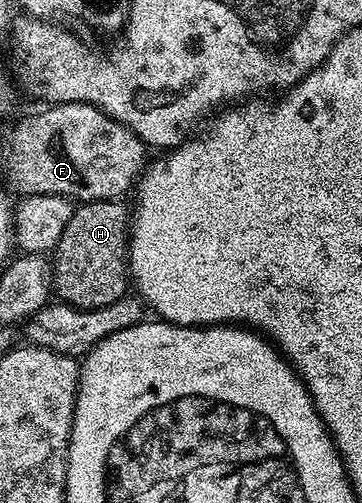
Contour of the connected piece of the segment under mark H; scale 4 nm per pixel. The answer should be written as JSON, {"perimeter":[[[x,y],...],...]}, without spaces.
{"perimeter":[[[91,200],[79,203],[73,209],[71,220],[60,234],[59,242],[52,251],[53,259],[56,261],[52,268],[52,284],[61,303],[86,311],[114,304],[120,297],[127,295],[128,225],[131,220],[132,216],[127,205],[125,208],[118,200]]]}

